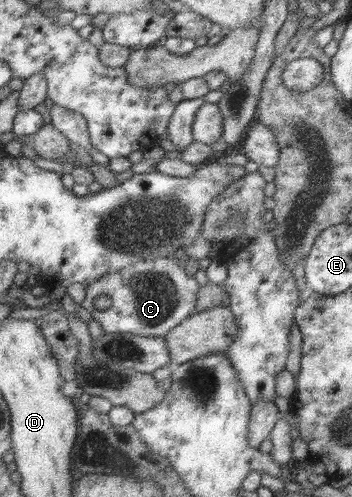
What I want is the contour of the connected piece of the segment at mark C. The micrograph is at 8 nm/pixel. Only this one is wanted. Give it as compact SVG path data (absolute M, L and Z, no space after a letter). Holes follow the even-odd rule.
M163 257L153 261L139 261L105 275L87 287L82 306L99 321L106 333L130 334L140 337L165 337L187 319L197 306L201 287L195 277L187 275L179 267L175 257ZM102 295L111 297L107 310L99 309L97 301Z

